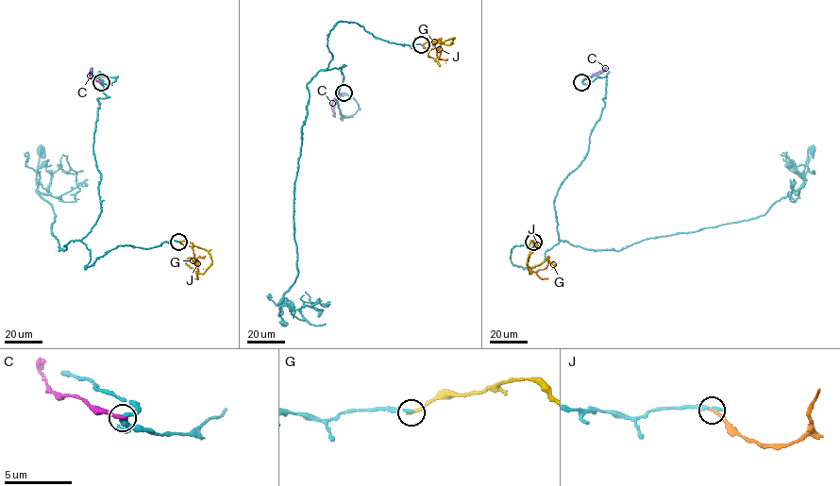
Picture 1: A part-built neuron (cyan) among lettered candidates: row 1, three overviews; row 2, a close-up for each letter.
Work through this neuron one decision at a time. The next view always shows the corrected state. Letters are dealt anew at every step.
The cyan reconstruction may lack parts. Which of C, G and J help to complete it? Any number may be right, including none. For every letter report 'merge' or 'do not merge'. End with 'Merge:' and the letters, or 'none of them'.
C: do not merge
G: do not merge
J: do not merge
Merge: none of them

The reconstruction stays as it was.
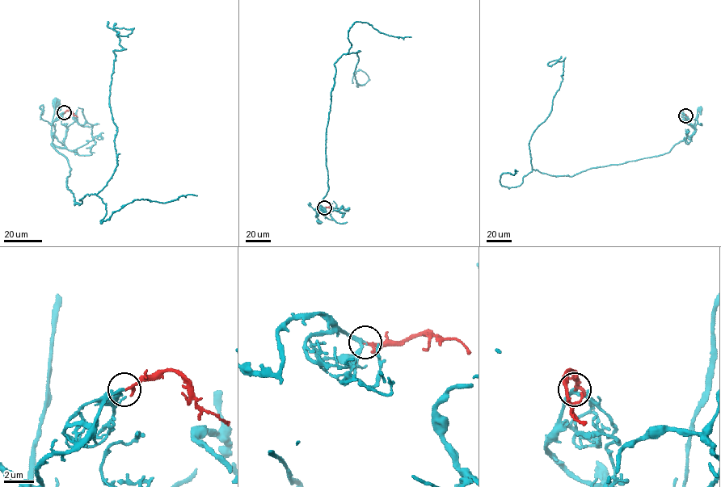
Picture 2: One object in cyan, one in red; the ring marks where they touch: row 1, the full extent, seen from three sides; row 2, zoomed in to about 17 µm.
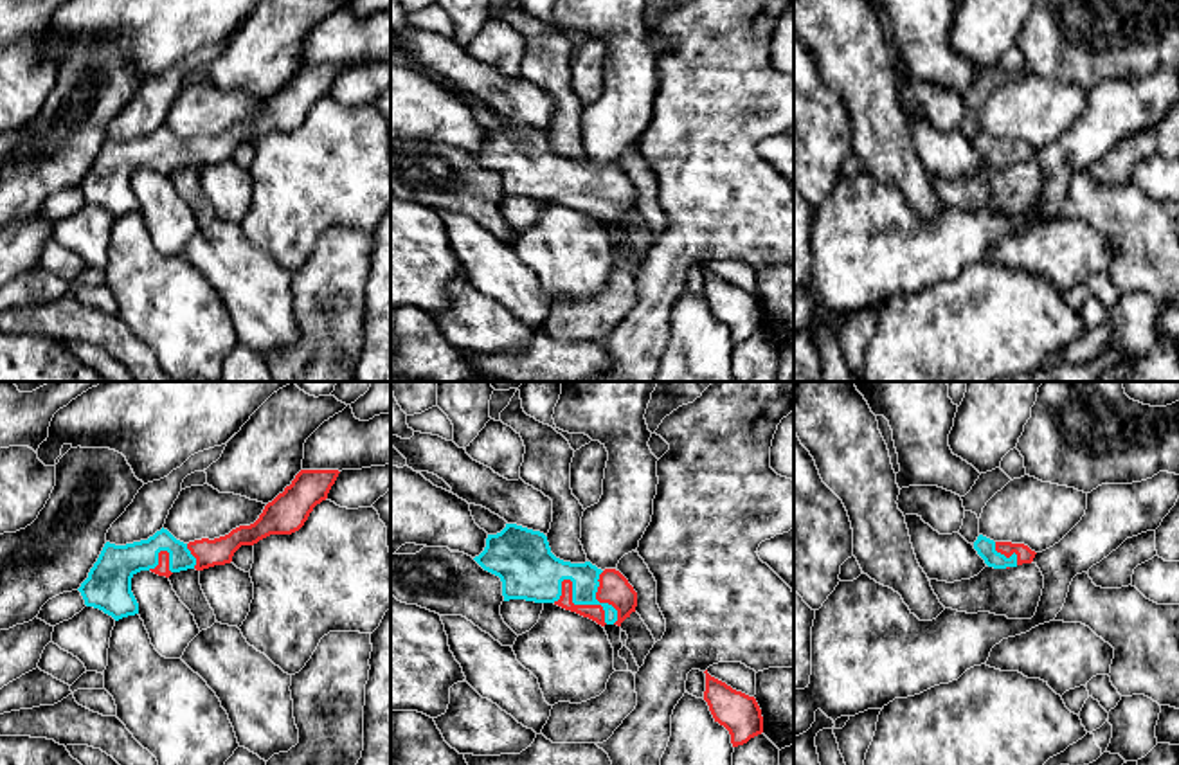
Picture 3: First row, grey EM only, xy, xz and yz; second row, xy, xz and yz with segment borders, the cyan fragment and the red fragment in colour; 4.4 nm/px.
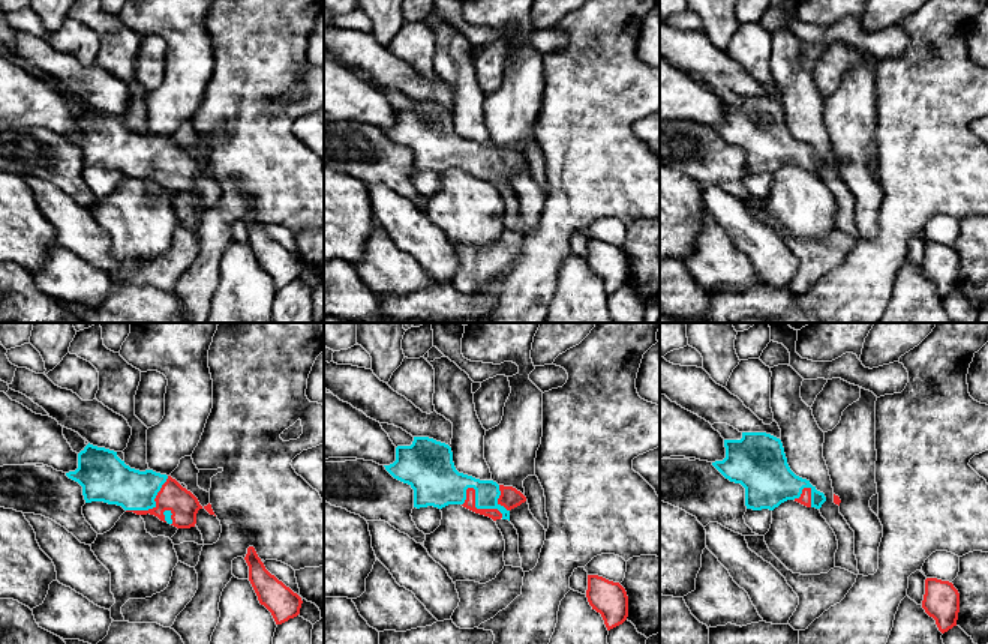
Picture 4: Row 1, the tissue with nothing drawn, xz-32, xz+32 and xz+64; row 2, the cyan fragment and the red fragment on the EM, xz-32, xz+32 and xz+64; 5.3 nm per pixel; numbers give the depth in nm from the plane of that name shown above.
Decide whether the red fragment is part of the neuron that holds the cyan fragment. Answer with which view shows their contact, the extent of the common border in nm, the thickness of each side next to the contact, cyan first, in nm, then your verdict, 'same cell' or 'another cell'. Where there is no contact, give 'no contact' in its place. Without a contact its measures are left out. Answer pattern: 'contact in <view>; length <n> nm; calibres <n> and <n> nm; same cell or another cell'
contact in xz; length 320 nm; calibres 240 and 70 nm; same cell

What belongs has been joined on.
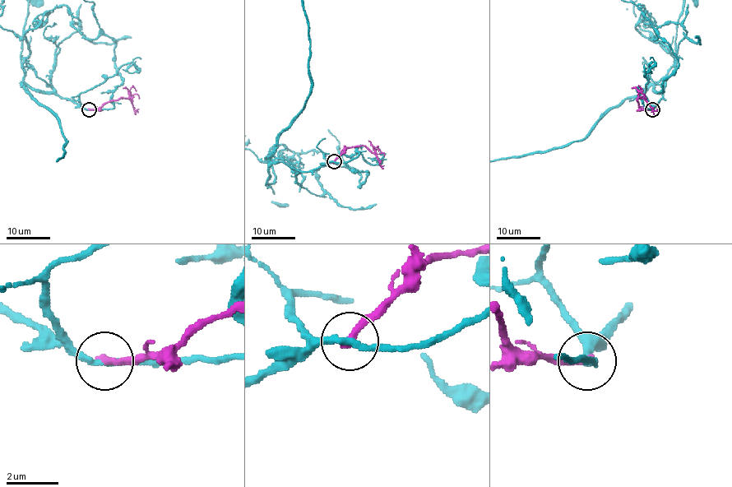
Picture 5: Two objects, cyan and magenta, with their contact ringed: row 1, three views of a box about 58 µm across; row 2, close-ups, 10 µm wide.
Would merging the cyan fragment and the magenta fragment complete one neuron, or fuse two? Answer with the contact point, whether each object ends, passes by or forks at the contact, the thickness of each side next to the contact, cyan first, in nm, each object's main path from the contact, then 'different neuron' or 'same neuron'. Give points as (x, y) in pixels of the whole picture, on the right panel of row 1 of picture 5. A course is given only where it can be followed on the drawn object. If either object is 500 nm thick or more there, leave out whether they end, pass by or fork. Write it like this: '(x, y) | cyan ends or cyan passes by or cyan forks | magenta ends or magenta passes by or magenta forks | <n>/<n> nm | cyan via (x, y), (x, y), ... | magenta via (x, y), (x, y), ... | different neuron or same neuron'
(652, 109) | cyan passes by | magenta ends | 220/280 nm | cyan via (653, 109), (663, 98), (653, 89), (667, 74), (675, 57), (677, 25) | magenta via (653, 109), (643, 109), (637, 99), (643, 98), (660, 113) | different neuron

